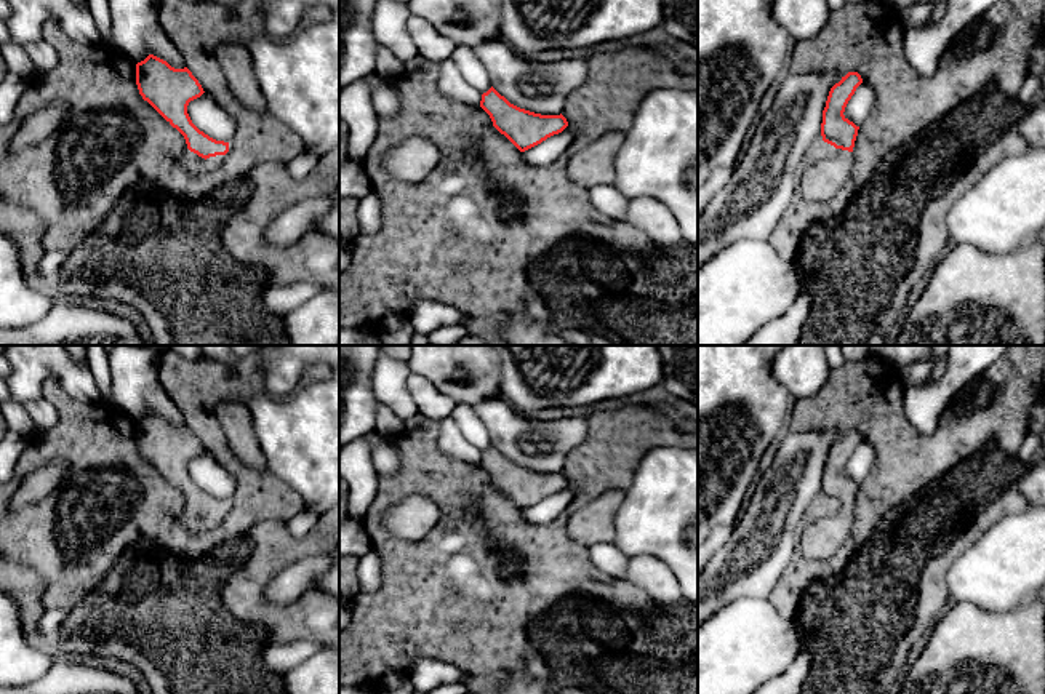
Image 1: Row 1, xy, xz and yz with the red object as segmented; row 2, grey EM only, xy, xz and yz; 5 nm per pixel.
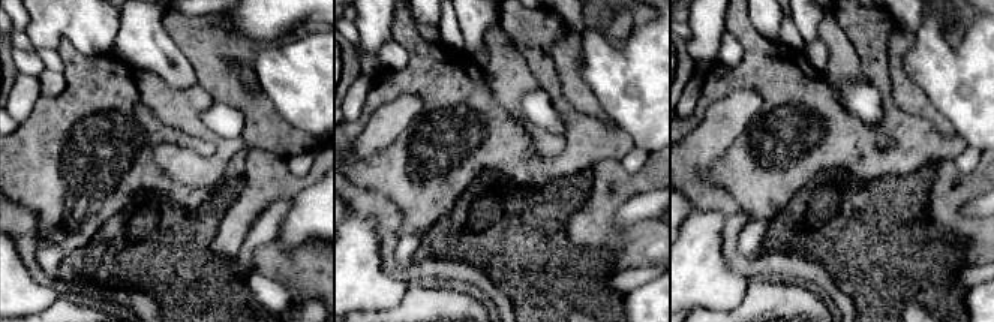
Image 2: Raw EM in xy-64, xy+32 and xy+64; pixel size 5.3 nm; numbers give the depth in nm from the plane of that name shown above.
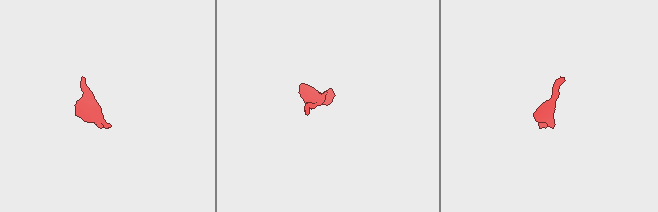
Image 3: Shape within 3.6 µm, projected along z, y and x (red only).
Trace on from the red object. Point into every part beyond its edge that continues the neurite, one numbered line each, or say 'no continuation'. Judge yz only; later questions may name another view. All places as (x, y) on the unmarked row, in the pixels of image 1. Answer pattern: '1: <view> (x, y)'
1: yz (824, 531)

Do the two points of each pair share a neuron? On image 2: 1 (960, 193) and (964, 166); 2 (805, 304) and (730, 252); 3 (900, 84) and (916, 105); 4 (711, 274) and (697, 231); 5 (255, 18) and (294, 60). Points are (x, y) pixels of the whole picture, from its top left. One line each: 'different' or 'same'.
1: different
2: different
3: same
4: same
5: different

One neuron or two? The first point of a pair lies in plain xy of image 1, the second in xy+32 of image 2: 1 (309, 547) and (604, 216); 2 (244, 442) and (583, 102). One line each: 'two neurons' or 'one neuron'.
1: one neuron
2: one neuron

